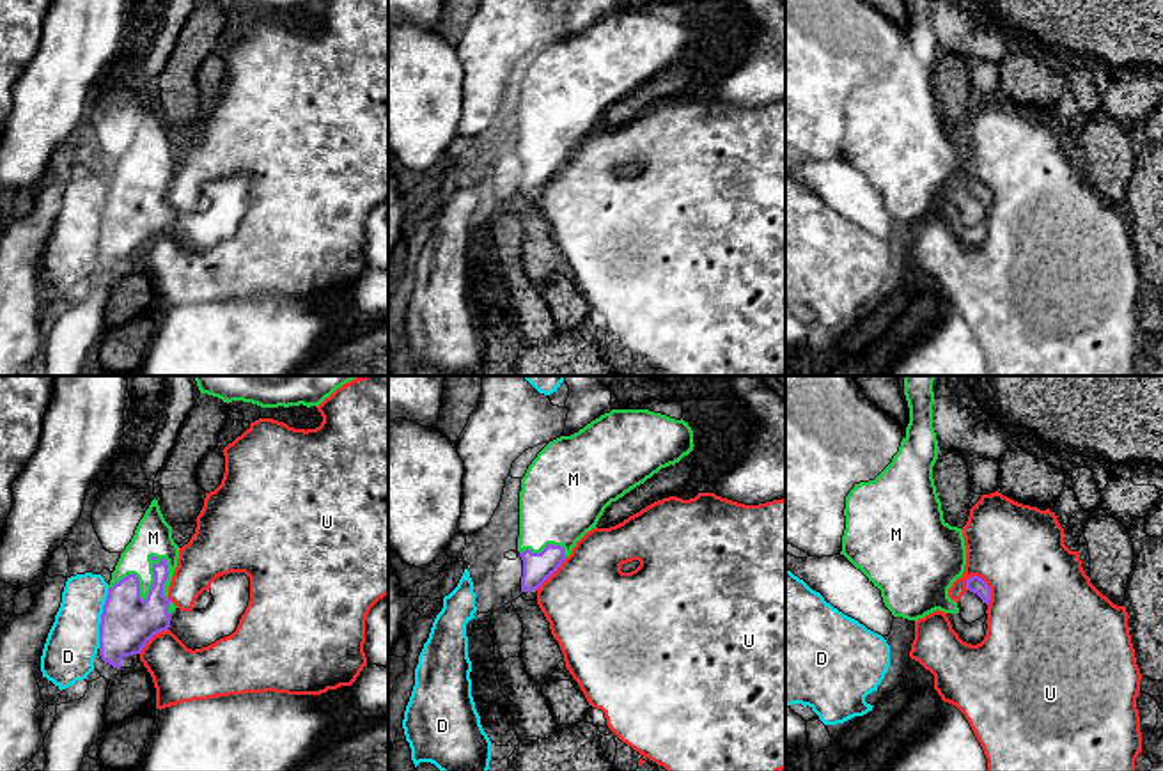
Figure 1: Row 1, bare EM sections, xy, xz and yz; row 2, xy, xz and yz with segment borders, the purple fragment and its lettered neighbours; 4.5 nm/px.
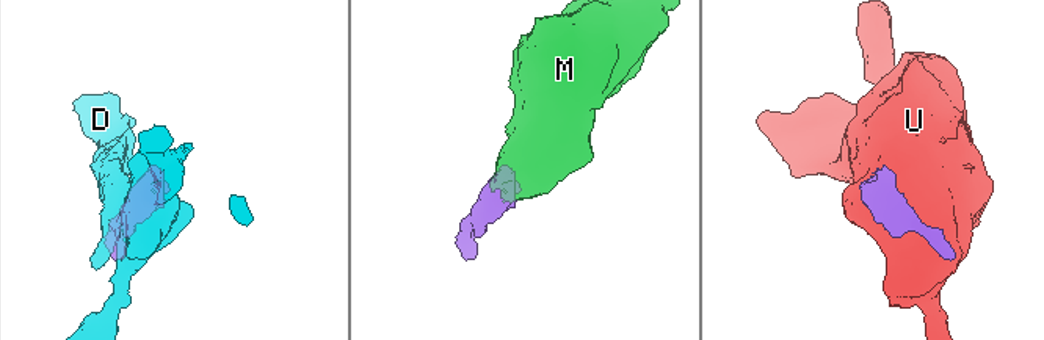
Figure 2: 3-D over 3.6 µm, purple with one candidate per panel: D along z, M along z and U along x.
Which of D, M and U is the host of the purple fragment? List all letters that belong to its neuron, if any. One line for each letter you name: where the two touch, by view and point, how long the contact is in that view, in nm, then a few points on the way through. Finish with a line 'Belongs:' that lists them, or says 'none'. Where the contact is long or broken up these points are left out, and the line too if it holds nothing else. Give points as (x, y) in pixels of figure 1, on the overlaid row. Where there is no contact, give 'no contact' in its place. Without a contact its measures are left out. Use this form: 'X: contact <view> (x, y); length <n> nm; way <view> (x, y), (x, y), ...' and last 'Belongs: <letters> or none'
M: contact xy (140, 598); length 300 nm
Belongs: M

